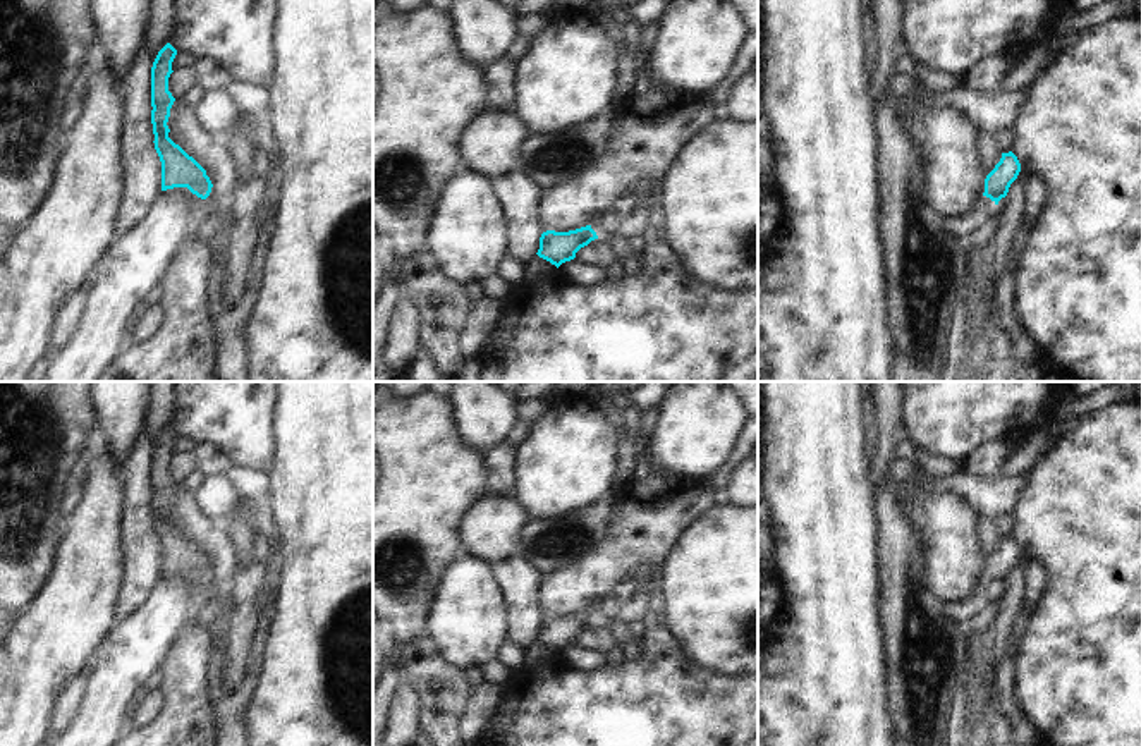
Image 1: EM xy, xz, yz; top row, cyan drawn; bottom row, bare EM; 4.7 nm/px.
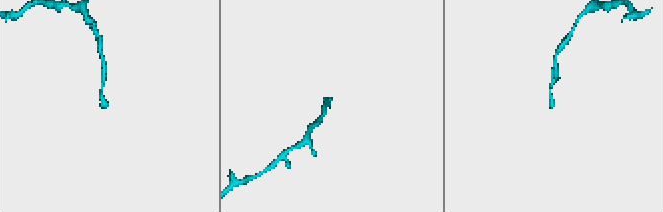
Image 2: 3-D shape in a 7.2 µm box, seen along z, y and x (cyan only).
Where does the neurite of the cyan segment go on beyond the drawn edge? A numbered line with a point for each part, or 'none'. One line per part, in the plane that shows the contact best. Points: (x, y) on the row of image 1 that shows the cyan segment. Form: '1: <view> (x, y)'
1: yz (961, 226)

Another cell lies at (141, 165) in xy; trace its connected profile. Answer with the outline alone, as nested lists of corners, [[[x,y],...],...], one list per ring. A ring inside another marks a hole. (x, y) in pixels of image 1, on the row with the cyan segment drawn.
[[[141,50],[120,83],[119,153],[124,194],[117,215],[117,235],[137,227],[162,193],[162,162],[155,150],[151,124],[151,67],[153,60]]]

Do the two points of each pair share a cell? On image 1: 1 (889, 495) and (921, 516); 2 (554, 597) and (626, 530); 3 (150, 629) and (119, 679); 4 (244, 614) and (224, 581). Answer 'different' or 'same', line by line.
1: different
2: same
3: same
4: different

